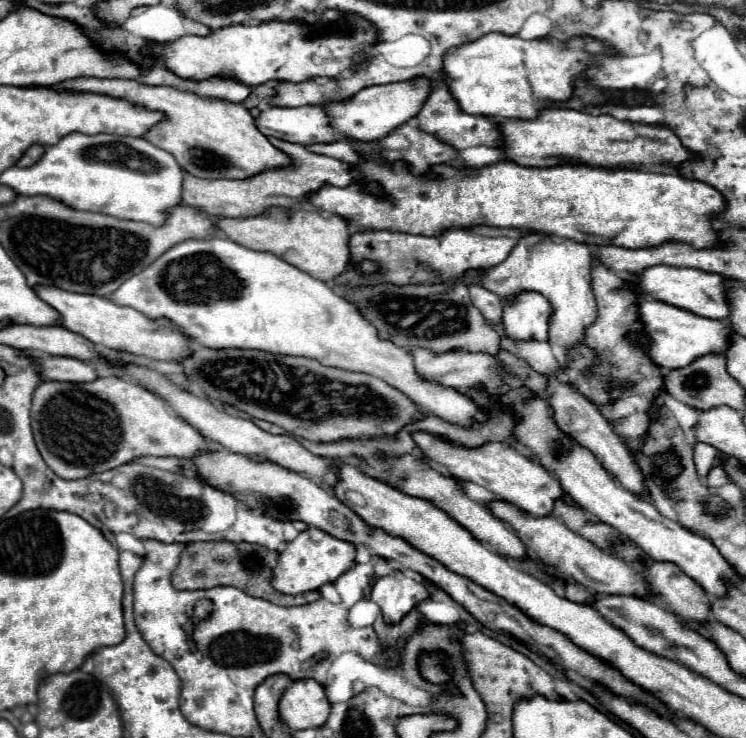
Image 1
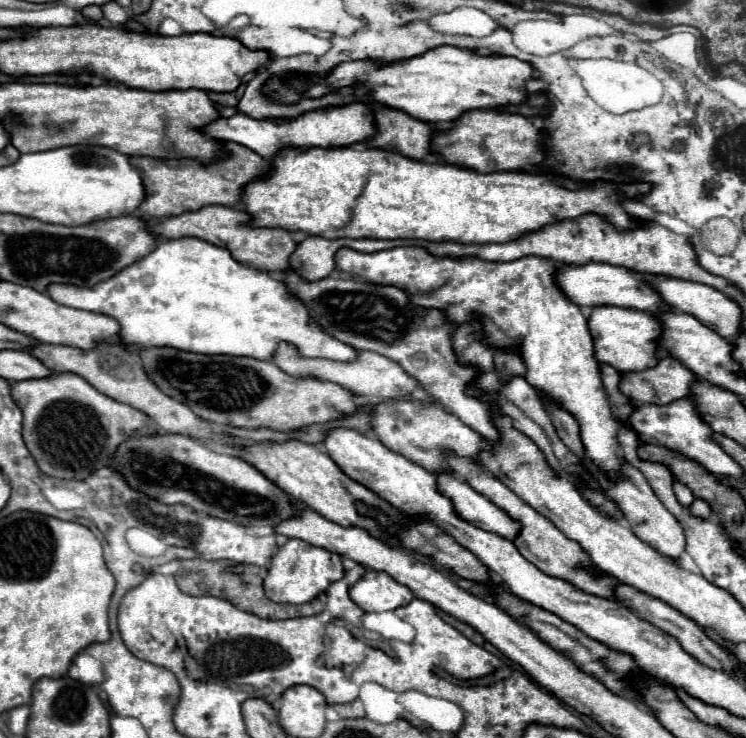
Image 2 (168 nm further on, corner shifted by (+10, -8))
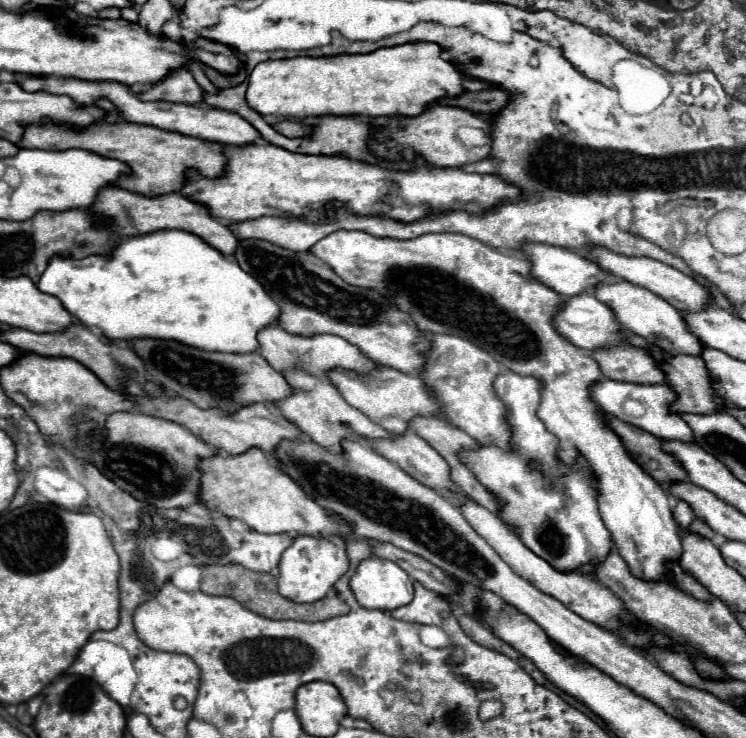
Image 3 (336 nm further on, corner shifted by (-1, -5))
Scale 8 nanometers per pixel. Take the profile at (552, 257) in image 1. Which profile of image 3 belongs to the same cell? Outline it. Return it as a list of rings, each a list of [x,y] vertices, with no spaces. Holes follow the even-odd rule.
[[[340,230],[322,238],[310,248],[310,252],[322,262],[330,264],[332,270],[348,284],[372,288],[382,296],[390,298],[400,310],[408,312],[422,330],[468,338],[470,342],[492,354],[508,370],[538,378],[542,386],[538,416],[546,424],[548,432],[558,438],[558,458],[568,466],[576,466],[580,456],[586,458],[594,474],[592,486],[598,494],[598,510],[602,522],[610,530],[612,542],[618,548],[620,556],[626,560],[634,576],[640,576],[644,580],[664,580],[664,562],[678,560],[682,554],[678,524],[674,522],[668,494],[656,480],[652,480],[652,476],[648,476],[640,468],[640,464],[632,460],[632,456],[628,456],[628,452],[624,452],[624,444],[616,440],[616,432],[612,432],[612,428],[604,428],[606,414],[590,396],[592,384],[596,384],[596,380],[604,380],[604,374],[600,372],[600,366],[588,350],[576,348],[572,342],[556,332],[552,320],[556,312],[564,306],[564,298],[530,276],[530,260],[526,260],[524,256],[518,258],[514,254],[500,252],[464,234],[424,234],[414,240],[392,240],[374,238],[366,232]],[[510,324],[512,340],[520,340],[520,336],[528,338],[526,334],[530,334],[528,340],[534,342],[510,342]]]

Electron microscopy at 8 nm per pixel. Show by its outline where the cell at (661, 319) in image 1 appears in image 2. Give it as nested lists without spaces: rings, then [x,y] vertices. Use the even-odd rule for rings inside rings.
[[[599,305],[591,309],[587,317],[587,325],[595,345],[595,359],[599,363],[607,363],[619,373],[643,371],[655,363],[655,349],[659,349],[657,335],[661,335],[661,325],[653,315],[637,309]]]

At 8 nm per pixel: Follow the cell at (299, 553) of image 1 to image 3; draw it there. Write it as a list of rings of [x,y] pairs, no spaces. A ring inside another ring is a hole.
[[[296,536],[292,546],[280,558],[278,574],[278,592],[292,602],[316,602],[322,600],[336,580],[348,572],[348,554],[342,544],[334,544],[326,538],[314,536]]]

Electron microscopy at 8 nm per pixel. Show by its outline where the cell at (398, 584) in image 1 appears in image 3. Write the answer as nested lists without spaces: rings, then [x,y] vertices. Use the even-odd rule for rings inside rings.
[[[376,556],[360,562],[350,580],[350,588],[364,608],[378,610],[406,606],[414,596],[414,584],[410,576],[398,564]]]

